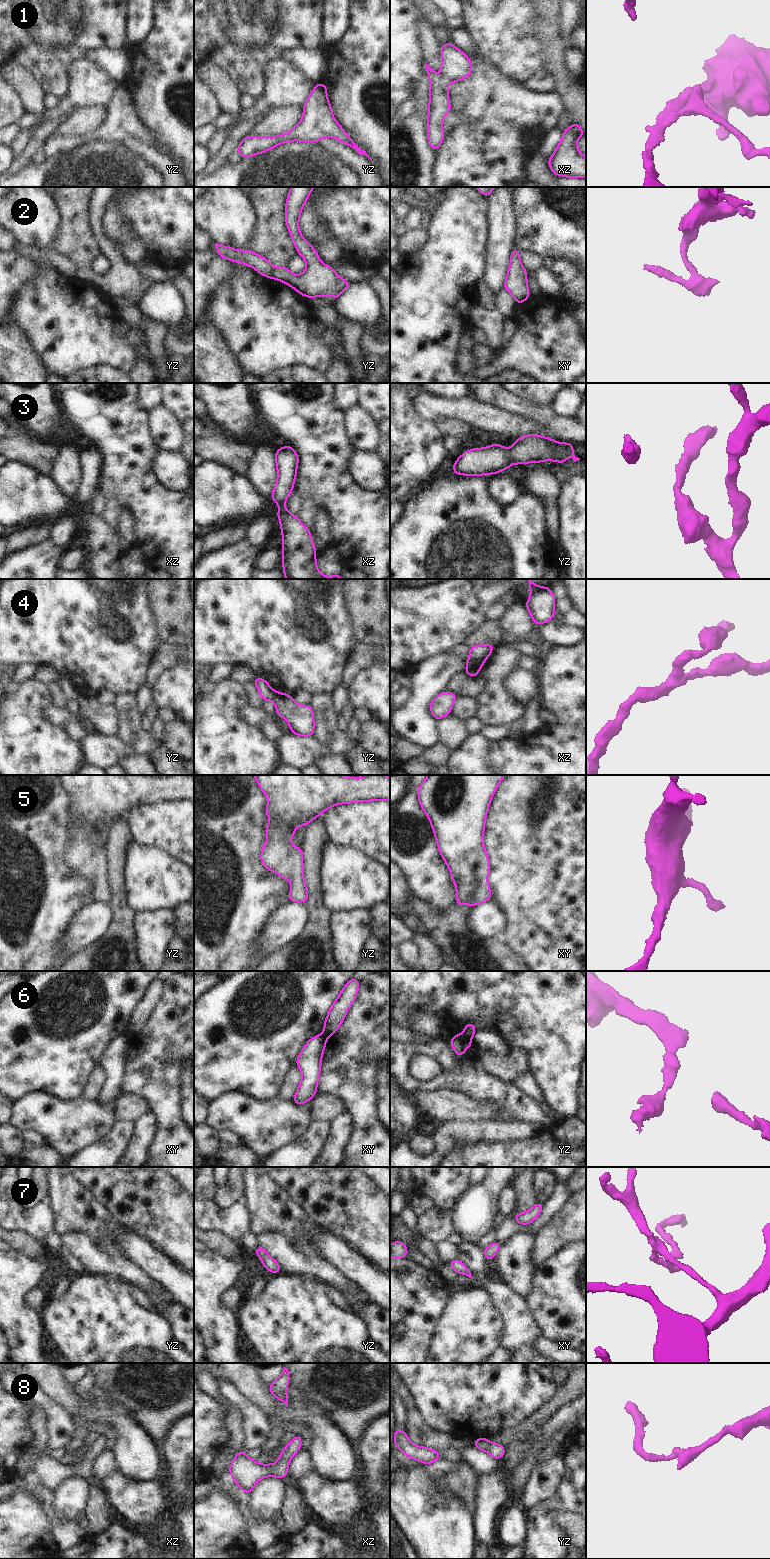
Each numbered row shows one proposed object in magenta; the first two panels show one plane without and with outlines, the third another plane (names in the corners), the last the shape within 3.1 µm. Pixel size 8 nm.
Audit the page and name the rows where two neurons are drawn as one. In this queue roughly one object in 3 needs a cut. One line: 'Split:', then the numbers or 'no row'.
Split: 4, 6

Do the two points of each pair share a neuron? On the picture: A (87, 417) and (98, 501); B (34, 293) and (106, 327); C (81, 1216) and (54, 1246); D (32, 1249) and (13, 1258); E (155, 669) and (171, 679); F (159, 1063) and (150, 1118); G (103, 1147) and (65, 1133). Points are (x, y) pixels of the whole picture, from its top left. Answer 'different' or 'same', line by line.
A: different
B: same
C: different
D: different
E: different
F: different
G: different

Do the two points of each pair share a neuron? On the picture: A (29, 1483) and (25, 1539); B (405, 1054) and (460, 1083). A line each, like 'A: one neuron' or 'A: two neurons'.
A: two neurons
B: one neuron

